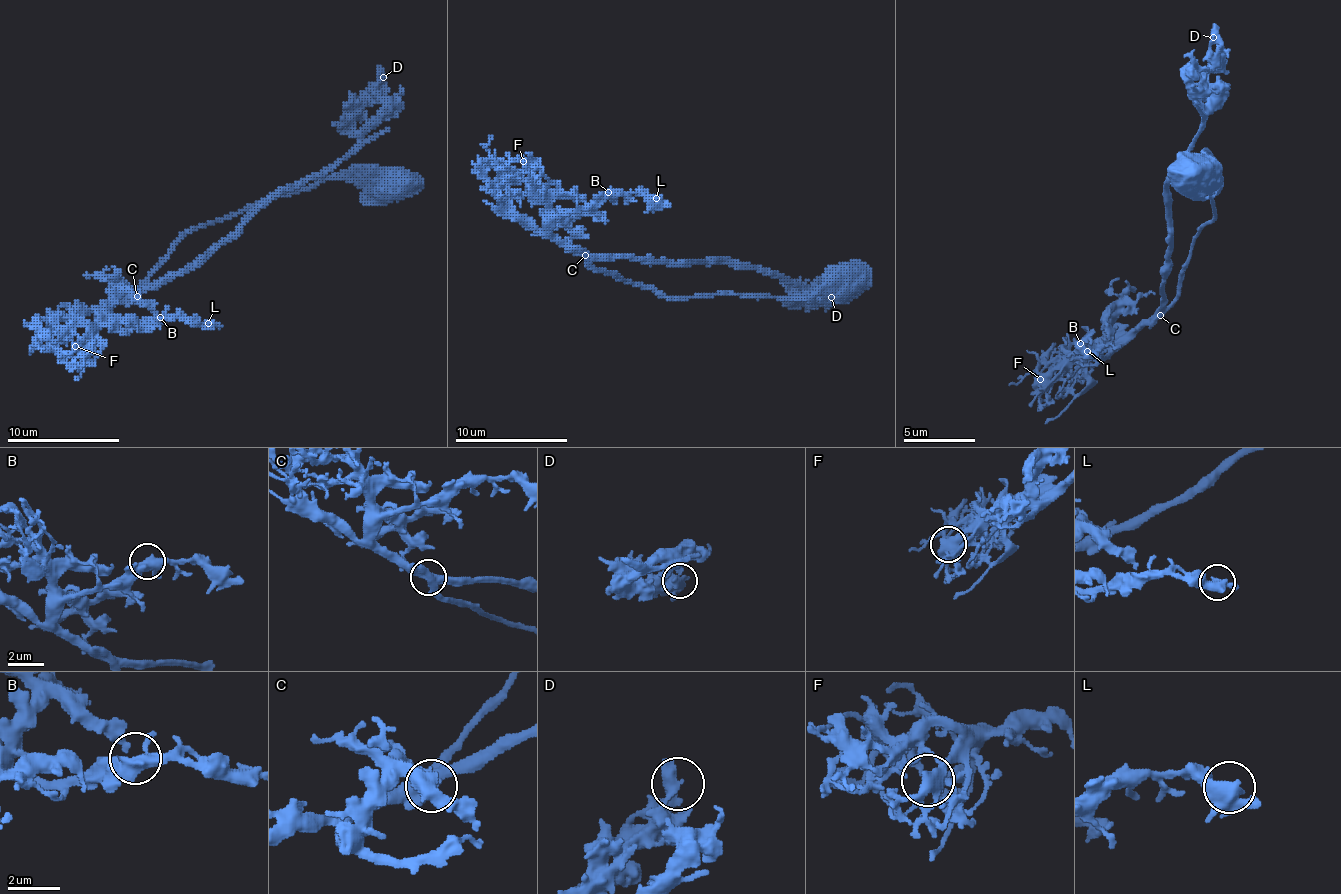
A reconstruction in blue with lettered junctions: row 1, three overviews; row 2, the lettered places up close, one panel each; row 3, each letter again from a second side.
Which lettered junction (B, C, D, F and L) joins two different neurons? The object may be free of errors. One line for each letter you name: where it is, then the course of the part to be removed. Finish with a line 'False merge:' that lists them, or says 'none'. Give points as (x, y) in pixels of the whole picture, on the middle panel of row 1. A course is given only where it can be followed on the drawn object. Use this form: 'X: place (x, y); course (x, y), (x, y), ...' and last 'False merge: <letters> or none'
False merge: none

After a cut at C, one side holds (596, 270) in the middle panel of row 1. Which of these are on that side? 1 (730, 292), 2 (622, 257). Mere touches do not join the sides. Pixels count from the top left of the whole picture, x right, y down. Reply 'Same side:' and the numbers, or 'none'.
Same side: 1

